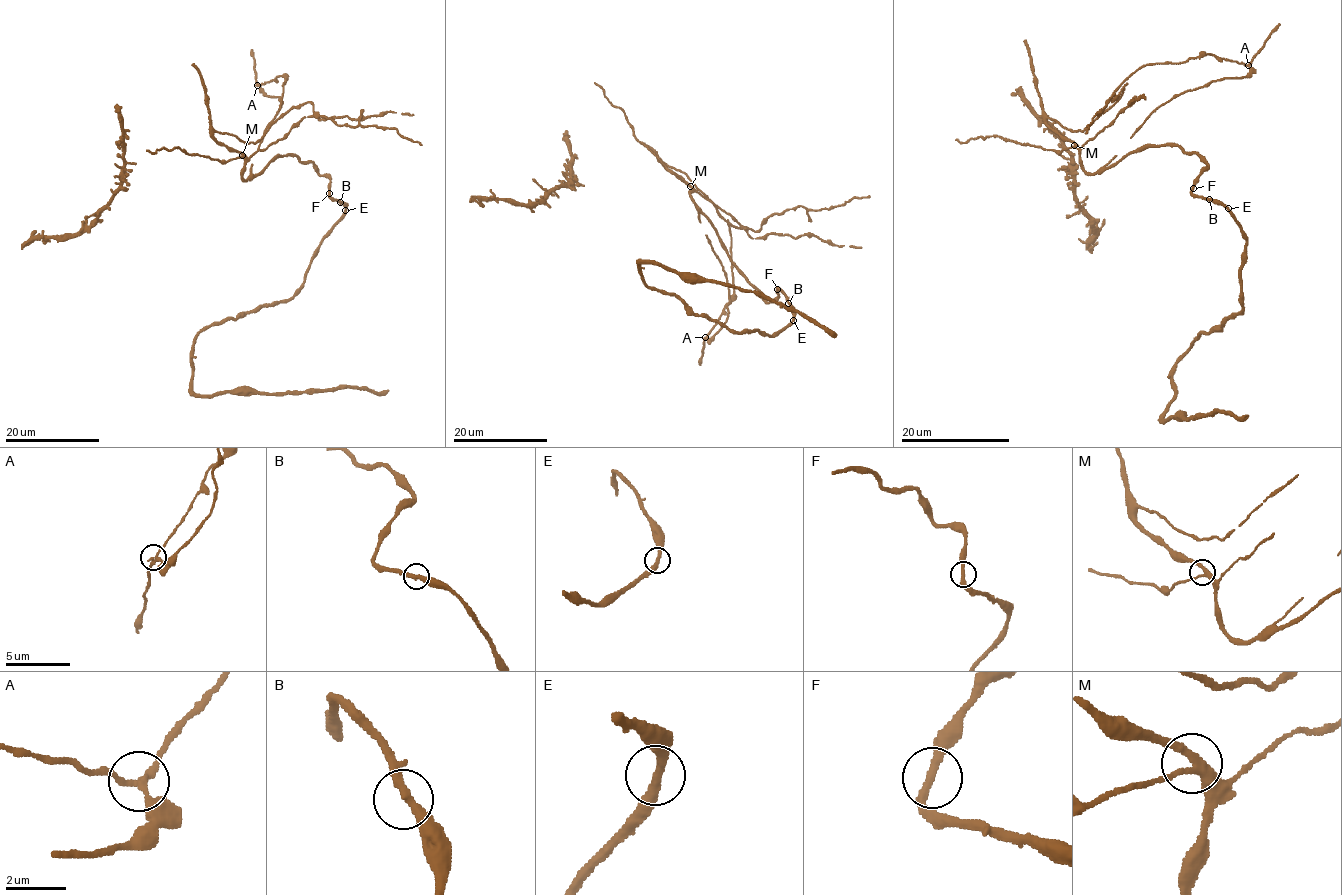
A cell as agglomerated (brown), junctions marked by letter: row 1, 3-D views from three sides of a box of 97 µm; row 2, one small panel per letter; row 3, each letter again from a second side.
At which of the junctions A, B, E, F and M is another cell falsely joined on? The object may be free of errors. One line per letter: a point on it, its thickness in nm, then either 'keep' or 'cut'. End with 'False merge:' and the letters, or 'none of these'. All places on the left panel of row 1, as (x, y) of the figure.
A: place (257, 85); calibre 200 nm; cut
B: place (340, 202); calibre 260 nm; keep
E: place (345, 210); calibre 280 nm; keep
F: place (329, 193); calibre 280 nm; keep
M: place (242, 155); calibre 240 nm; keep
False merge: A

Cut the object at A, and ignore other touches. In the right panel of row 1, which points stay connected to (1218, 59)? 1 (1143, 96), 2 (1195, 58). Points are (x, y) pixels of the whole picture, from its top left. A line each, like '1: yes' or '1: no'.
1: no
2: yes

